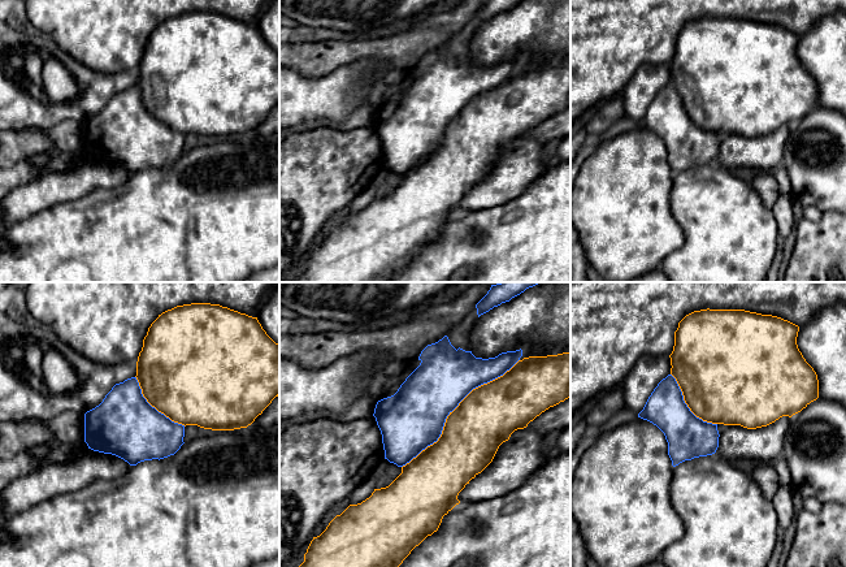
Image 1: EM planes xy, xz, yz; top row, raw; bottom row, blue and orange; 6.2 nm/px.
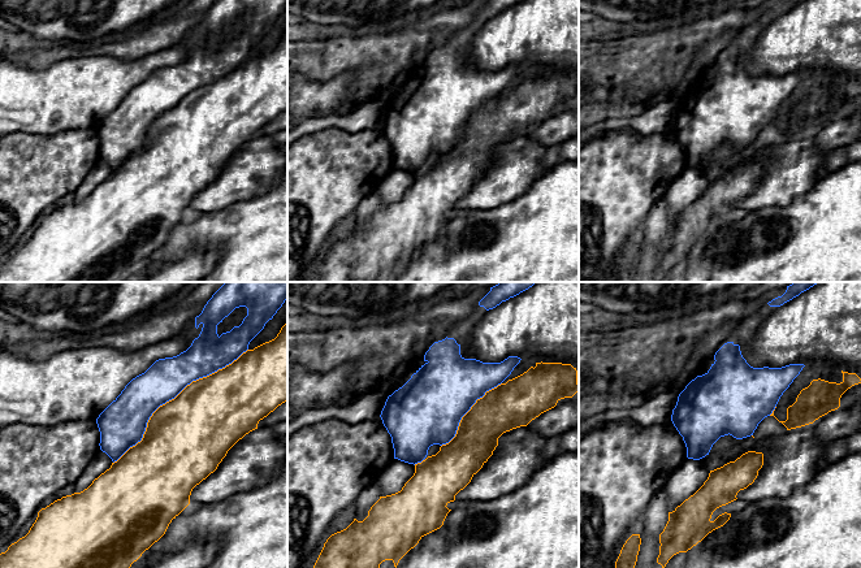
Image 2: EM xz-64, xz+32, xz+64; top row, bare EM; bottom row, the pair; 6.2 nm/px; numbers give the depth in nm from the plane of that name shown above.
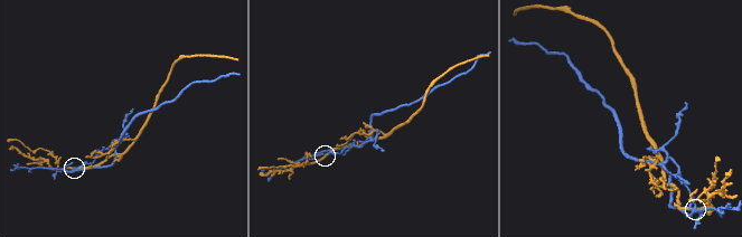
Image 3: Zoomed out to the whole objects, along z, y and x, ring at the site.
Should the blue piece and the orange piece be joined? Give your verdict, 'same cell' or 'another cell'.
another cell

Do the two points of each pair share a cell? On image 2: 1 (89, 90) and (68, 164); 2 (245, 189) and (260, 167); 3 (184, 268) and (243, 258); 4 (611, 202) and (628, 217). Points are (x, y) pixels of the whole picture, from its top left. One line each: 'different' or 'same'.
1: different
2: same
3: different
4: same

